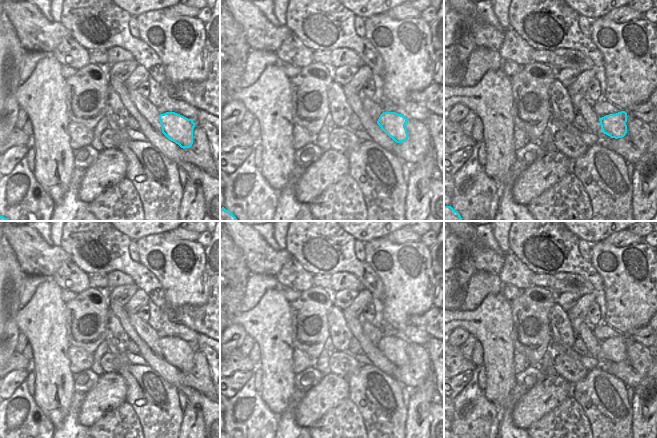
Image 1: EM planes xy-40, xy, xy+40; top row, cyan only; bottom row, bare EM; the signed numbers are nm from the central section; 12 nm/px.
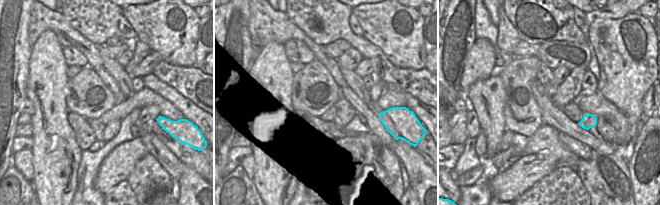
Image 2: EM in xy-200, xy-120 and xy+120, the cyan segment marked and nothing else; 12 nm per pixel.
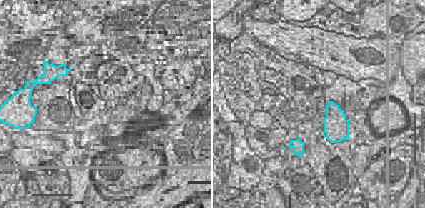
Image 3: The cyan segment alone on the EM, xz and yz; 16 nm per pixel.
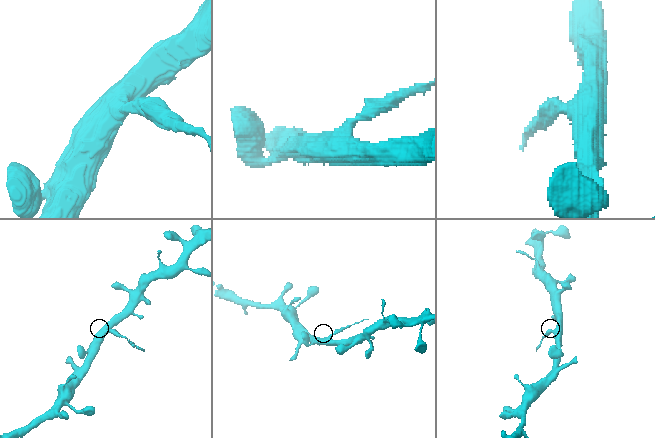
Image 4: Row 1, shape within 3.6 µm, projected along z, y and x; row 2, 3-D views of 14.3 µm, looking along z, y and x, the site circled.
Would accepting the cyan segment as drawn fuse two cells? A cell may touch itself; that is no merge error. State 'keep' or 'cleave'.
cleave

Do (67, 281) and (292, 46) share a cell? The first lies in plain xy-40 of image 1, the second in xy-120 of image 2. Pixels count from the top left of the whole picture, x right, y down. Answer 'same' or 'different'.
same

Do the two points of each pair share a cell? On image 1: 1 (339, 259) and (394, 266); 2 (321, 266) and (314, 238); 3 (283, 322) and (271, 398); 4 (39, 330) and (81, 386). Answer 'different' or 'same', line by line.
1: different
2: same
3: same
4: different

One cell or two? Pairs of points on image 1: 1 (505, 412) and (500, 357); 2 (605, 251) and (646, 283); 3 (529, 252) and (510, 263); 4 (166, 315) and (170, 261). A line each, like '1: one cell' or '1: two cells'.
1: two cells
2: one cell
3: two cells
4: one cell

